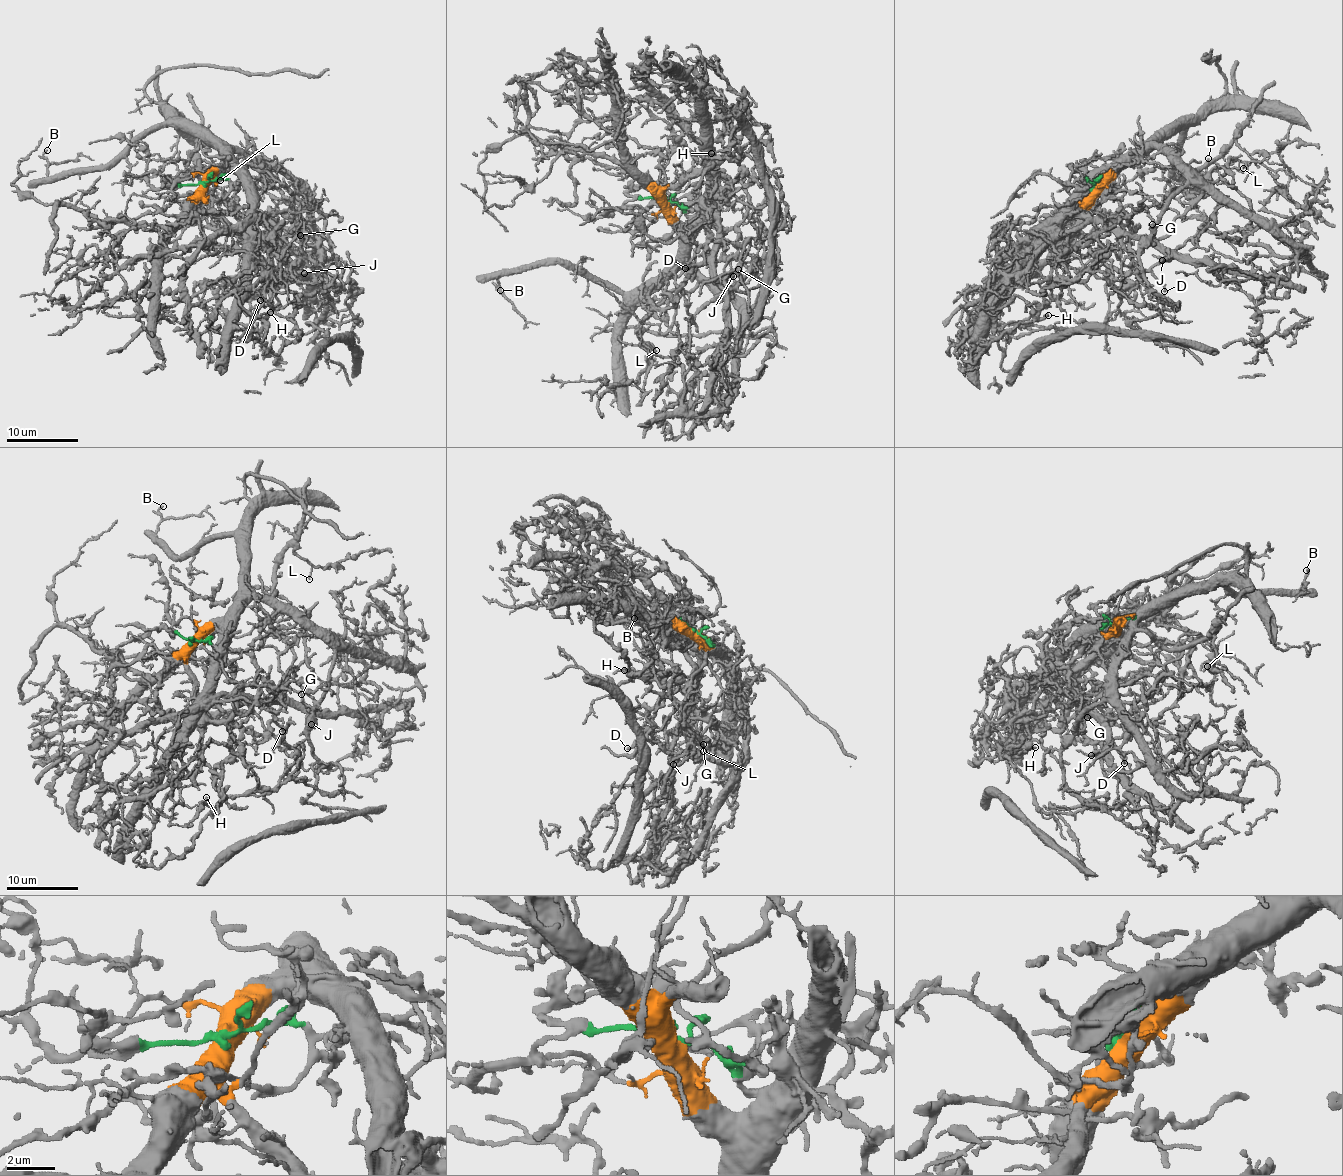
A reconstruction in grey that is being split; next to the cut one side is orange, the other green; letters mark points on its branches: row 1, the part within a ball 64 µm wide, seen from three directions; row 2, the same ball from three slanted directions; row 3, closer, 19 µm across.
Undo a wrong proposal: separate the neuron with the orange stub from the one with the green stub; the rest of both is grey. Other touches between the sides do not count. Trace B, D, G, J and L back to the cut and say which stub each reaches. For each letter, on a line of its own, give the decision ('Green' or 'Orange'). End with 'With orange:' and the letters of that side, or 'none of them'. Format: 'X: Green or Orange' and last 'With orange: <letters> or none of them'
B: Orange
D: Green
G: Orange
J: Green
L: Orange
With orange: B, G, L

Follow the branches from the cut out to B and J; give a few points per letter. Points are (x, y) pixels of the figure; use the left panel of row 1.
B: (203, 182), (224, 157), (180, 124), (145, 132), (105, 167), (50, 178), (47, 150)
J: (203, 182), (265, 180), (281, 194), (292, 207), (293, 217), (290, 228), (279, 242), (280, 258), (305, 273)

